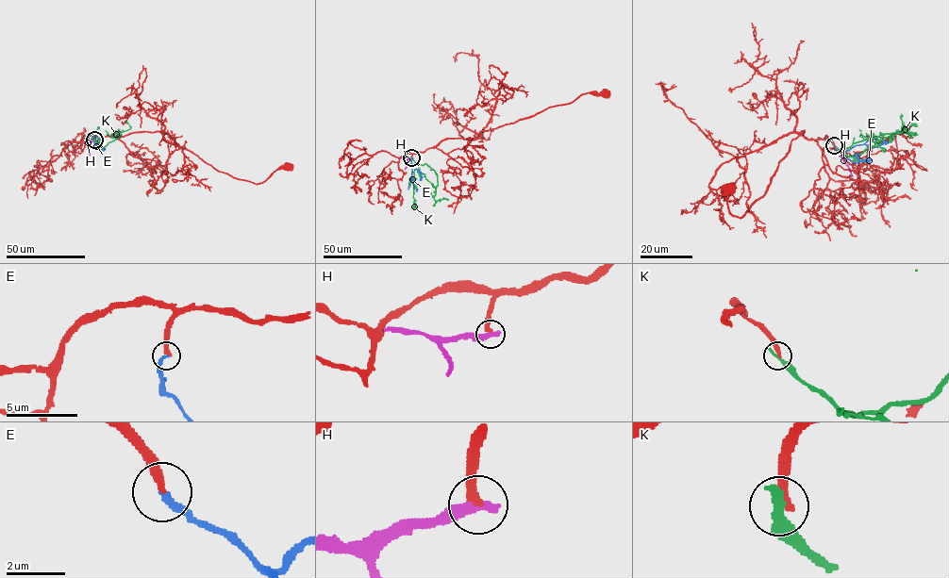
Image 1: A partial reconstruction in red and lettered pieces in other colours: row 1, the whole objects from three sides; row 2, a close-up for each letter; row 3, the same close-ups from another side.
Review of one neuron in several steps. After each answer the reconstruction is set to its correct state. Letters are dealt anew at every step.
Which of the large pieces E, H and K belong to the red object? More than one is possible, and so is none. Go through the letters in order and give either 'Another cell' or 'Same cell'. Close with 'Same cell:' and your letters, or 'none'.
E: Another cell
H: Another cell
K: Another cell
Same cell: none

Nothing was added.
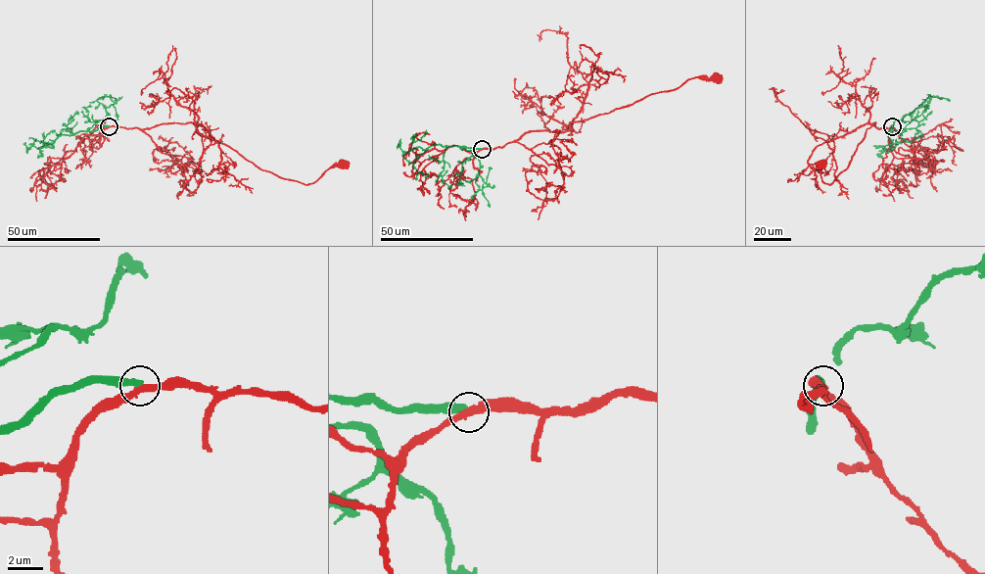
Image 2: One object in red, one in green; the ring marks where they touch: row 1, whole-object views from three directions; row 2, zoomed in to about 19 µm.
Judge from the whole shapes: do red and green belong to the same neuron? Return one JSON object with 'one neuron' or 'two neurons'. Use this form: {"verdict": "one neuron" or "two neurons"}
{"verdict": "two neurons"}

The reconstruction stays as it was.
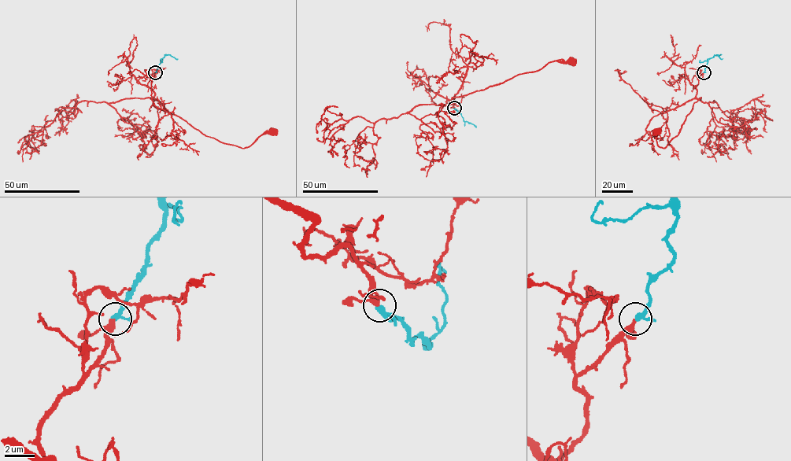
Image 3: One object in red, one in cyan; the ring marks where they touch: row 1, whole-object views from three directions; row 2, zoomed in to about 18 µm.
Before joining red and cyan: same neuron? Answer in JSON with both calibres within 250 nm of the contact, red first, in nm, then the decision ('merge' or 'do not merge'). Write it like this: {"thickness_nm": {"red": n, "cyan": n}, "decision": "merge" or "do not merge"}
{"thickness_nm": {"red": 240, "cyan": 280}, "decision": "merge"}

